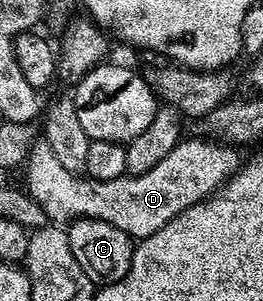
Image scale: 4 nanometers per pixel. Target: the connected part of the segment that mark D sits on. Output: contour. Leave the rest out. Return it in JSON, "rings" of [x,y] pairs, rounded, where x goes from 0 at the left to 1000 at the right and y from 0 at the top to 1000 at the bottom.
{"rings":[[[795,458],[692,462],[688,475],[589,551],[589,565],[559,565],[559,578],[494,585],[487,578],[452,591],[422,591],[422,605],[342,598],[289,571],[240,565],[224,525],[194,498],[194,485],[167,472],[129,475],[114,498],[106,532],[141,545],[141,598],[125,611],[118,551],[87,551],[91,635],[133,645],[133,671],[163,694],[175,721],[202,738],[274,738],[304,721],[361,724],[392,738],[422,738],[422,751],[452,751],[487,784],[548,791],[589,777],[650,724],[696,711],[760,664],[814,648],[844,611],[859,611],[901,571],[924,542],[897,488]]]}

